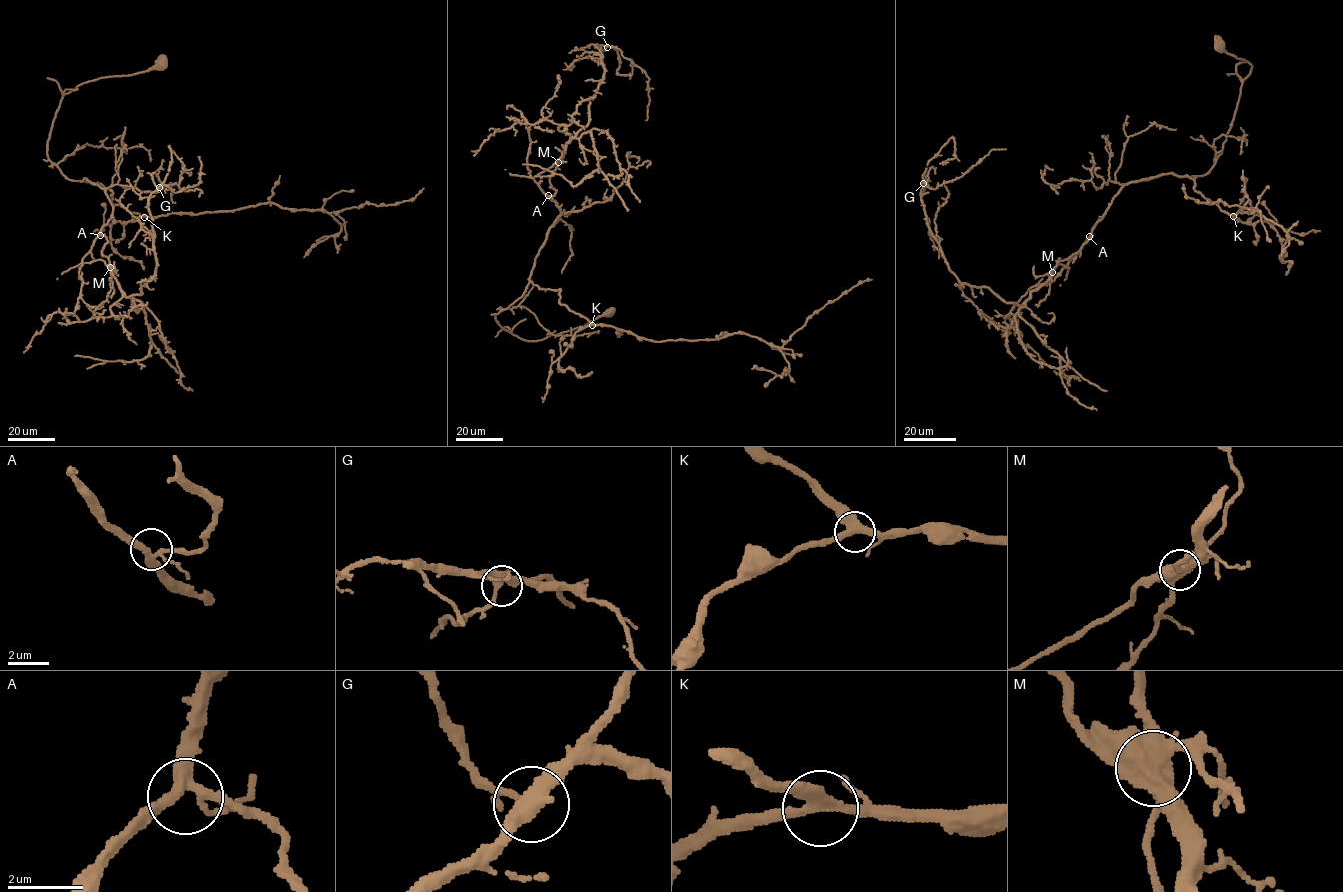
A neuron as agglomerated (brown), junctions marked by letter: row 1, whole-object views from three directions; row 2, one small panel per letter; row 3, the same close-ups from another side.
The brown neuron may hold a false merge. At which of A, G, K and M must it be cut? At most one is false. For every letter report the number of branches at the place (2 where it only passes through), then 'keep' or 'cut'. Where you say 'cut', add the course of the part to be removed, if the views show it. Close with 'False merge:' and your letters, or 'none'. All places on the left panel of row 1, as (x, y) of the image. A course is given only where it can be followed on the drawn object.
A: 4 branches meet; keep
G: 3 branches meet; keep
K: 3 branches meet; keep
M: 4 branches meet; cut; foreign part runs (110, 267), (126, 297), (140, 294), (156, 264), (149, 195), (162, 185), (178, 192), (197, 185), (198, 156)
False merge: M

